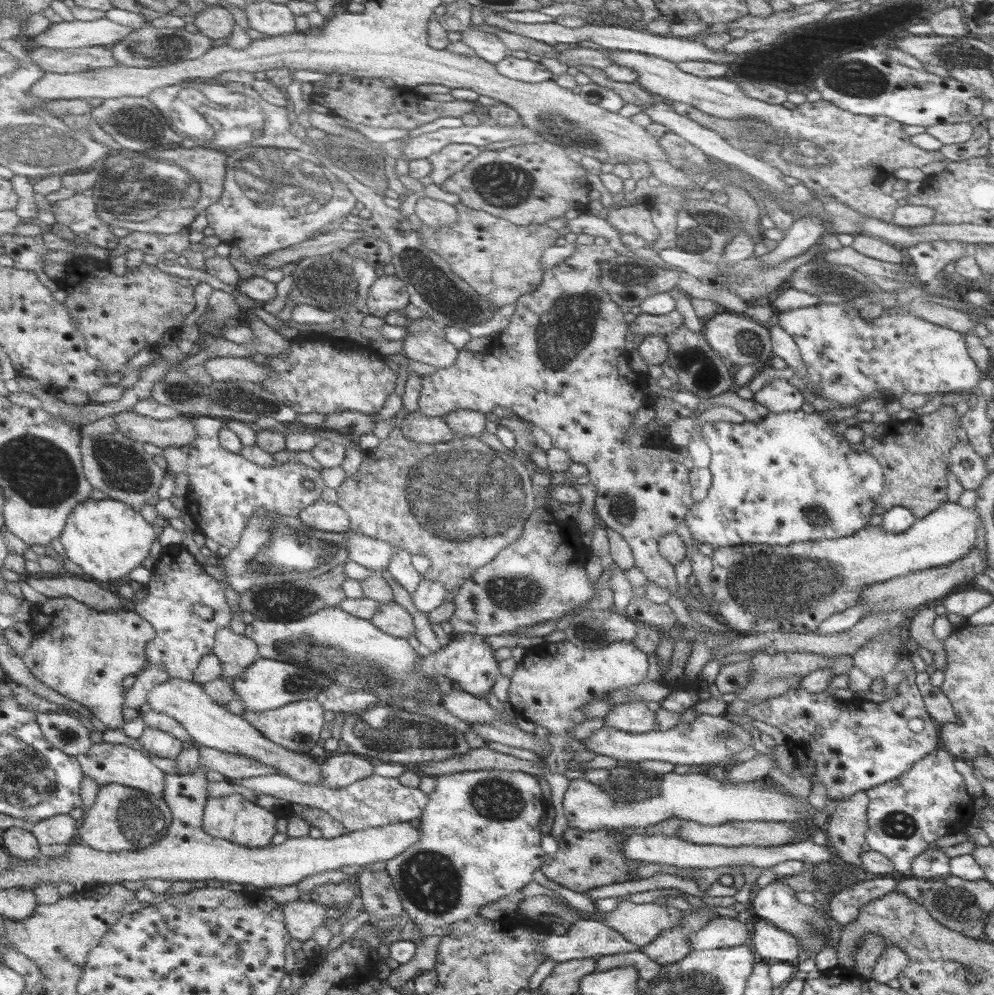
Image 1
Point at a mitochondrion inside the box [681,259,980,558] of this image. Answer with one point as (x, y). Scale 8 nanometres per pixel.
(818, 516)

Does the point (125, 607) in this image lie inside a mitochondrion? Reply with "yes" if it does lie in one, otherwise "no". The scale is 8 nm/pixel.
no

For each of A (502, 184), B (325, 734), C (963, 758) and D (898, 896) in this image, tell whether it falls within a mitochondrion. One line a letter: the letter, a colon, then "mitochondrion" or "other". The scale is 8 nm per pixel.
A: mitochondrion
B: other
C: other
D: other

